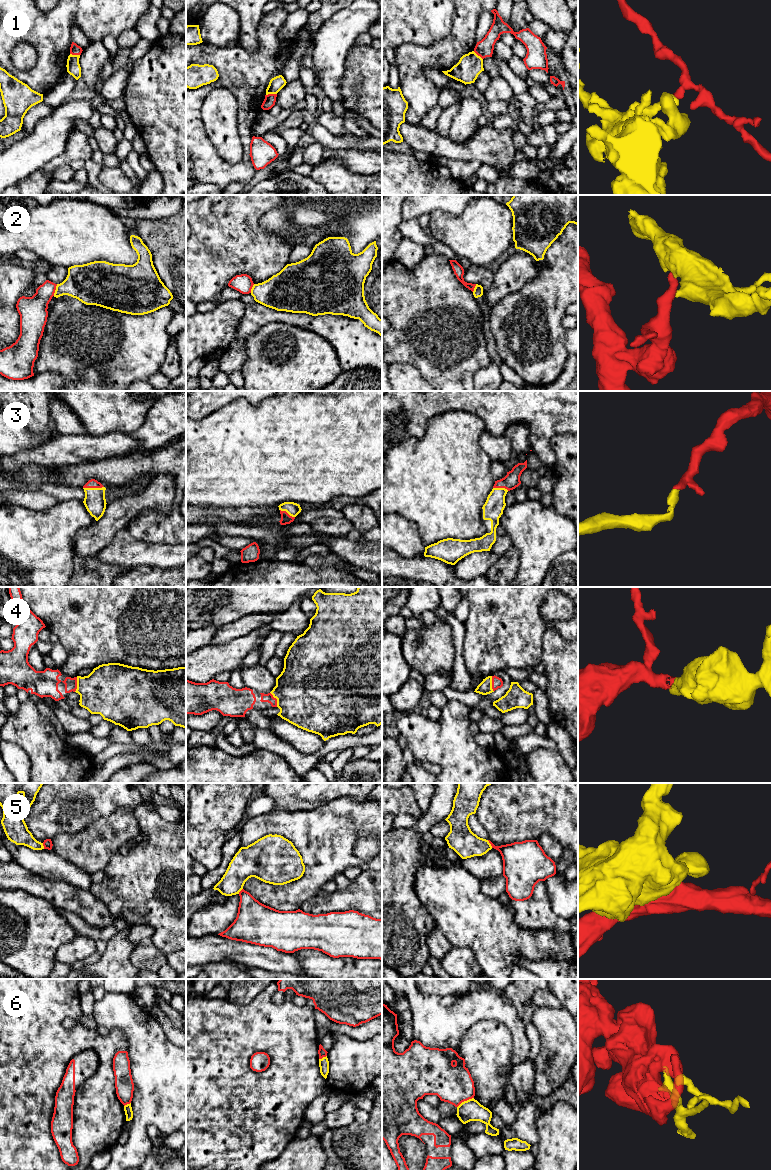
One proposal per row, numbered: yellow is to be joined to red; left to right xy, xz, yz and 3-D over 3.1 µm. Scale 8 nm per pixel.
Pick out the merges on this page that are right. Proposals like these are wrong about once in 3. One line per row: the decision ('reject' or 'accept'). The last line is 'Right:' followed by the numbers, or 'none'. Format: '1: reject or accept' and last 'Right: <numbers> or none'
1: reject
2: reject
3: accept
4: accept
5: reject
6: reject
Right: 3, 4

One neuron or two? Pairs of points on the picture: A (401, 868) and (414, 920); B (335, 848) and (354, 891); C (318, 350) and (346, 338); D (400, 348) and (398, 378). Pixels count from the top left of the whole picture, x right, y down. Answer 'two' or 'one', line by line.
A: one
B: two
C: two
D: two

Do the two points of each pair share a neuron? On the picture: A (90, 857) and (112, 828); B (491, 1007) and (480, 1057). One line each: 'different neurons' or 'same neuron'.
A: same neuron
B: different neurons

